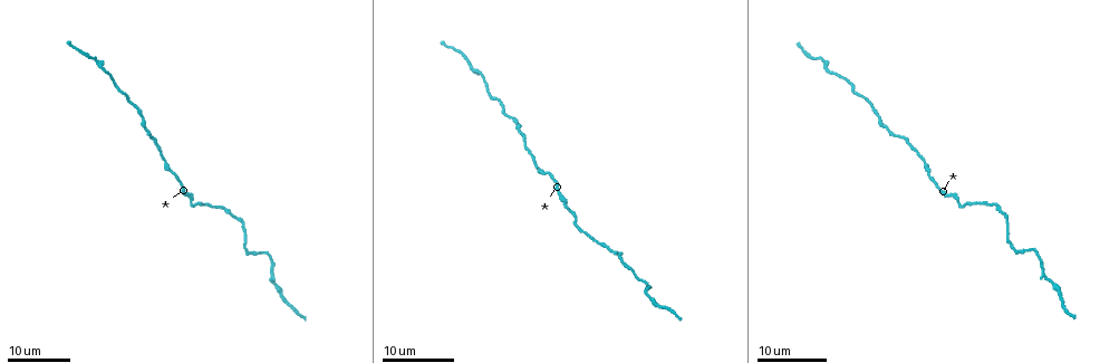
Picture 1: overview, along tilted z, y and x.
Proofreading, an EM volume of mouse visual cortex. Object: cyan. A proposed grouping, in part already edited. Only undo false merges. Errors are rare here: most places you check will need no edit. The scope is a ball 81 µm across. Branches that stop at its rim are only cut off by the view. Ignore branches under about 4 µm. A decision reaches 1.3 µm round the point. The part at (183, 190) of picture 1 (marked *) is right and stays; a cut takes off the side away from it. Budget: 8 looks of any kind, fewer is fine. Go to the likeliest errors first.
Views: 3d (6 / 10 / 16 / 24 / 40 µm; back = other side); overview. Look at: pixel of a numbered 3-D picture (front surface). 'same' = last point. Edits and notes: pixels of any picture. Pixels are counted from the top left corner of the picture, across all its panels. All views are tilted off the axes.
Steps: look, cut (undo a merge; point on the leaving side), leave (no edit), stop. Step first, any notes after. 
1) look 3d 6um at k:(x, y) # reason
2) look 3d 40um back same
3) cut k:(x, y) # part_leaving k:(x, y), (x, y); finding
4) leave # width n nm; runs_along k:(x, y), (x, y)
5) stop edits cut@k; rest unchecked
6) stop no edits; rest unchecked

look 3d 24um at 1:(877, 116) # a narrow waist

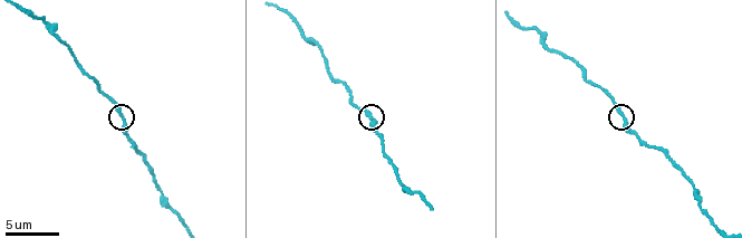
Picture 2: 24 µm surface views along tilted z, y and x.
look 3d 6um at 2:(122, 121)

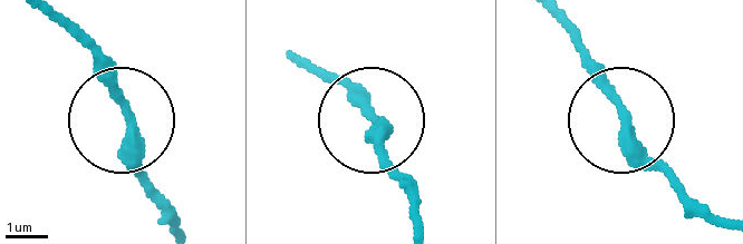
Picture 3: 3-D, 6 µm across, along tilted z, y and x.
leave # runs_along 3:(720, 220), (626, 130), (613, 88), (559, 21); one neuron here

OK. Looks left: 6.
look 3d 24um at 1:(656, 305) # calibre changes

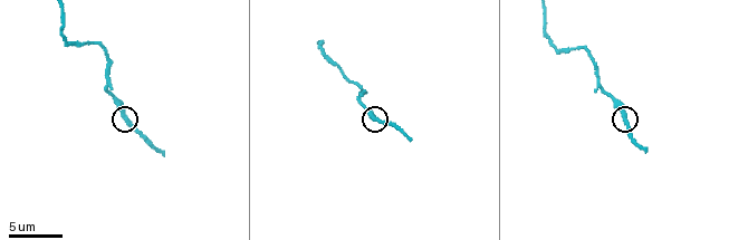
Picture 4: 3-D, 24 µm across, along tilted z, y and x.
look 3d 10um at 4:(624, 116) # zoom in

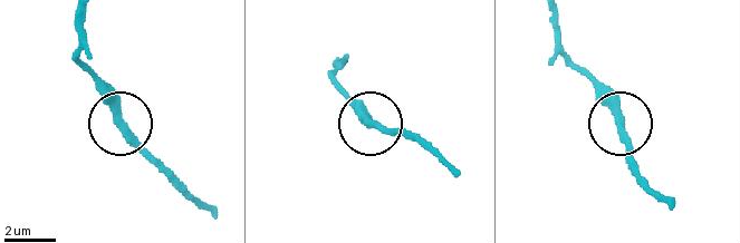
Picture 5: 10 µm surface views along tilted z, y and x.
leave # runs_along 5:(338, 59), (336, 76), (349, 101), (377, 124), (412, 133); continuous, no second neuron

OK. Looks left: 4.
look 3d 10um at 2:(303, 37) # calibre changes

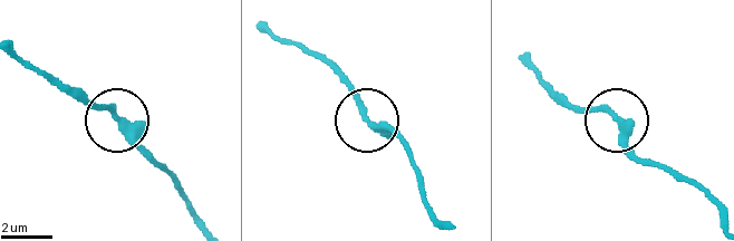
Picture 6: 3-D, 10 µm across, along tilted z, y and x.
leave # width 310 nm; runs_along 6:(723, 215), (701, 191), (644, 161), (615, 118), (573, 104); continuous, no second neuron

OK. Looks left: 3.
look 3d 10um at 4:(76, 45) # thick turns thin

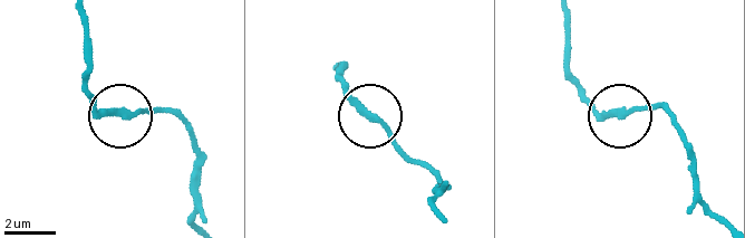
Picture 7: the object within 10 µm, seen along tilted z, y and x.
leave # runs_along 7:(80, 9), (89, 100), (127, 114), (166, 111); one neuron here

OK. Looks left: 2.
stop no edits; rest unchecked

